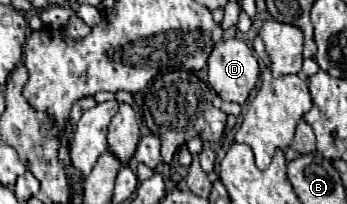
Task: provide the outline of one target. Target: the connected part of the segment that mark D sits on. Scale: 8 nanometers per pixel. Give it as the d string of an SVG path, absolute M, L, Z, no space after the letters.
M242 39L220 41L208 57L208 83L224 101L244 105L258 73L258 59Z

